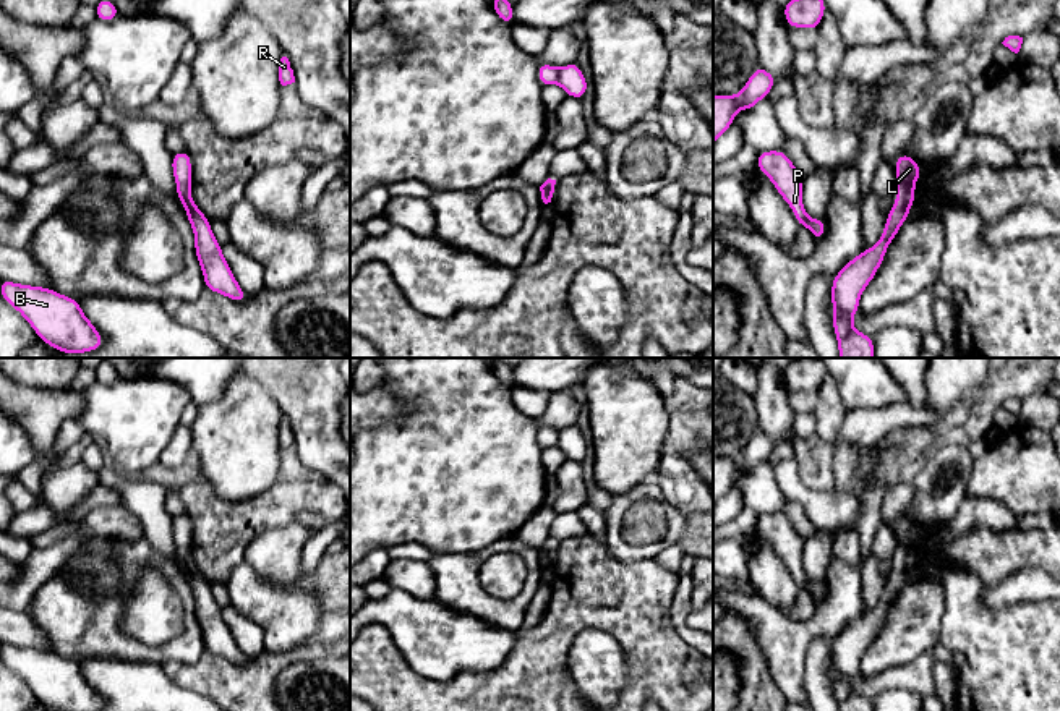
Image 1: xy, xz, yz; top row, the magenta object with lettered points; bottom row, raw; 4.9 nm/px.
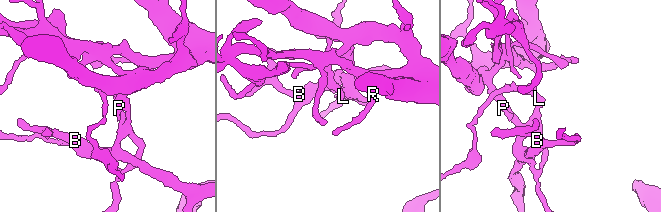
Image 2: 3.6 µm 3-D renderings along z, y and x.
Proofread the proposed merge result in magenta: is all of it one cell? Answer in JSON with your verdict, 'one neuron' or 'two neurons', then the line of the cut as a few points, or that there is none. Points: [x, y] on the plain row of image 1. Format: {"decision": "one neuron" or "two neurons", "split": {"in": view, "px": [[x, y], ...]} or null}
{"decision": "one neuron", "split": null}

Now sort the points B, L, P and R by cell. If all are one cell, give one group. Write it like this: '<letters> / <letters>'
B L P R

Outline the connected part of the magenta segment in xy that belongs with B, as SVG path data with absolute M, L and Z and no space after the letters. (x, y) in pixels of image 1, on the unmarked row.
M0 643L0 658L52 711L99 711L104 700L84 679L79 664L53 651Z

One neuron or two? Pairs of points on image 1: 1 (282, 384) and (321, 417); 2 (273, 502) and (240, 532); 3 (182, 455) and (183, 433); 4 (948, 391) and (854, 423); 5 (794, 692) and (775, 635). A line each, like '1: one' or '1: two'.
1: one
2: one
3: one
4: two
5: one

